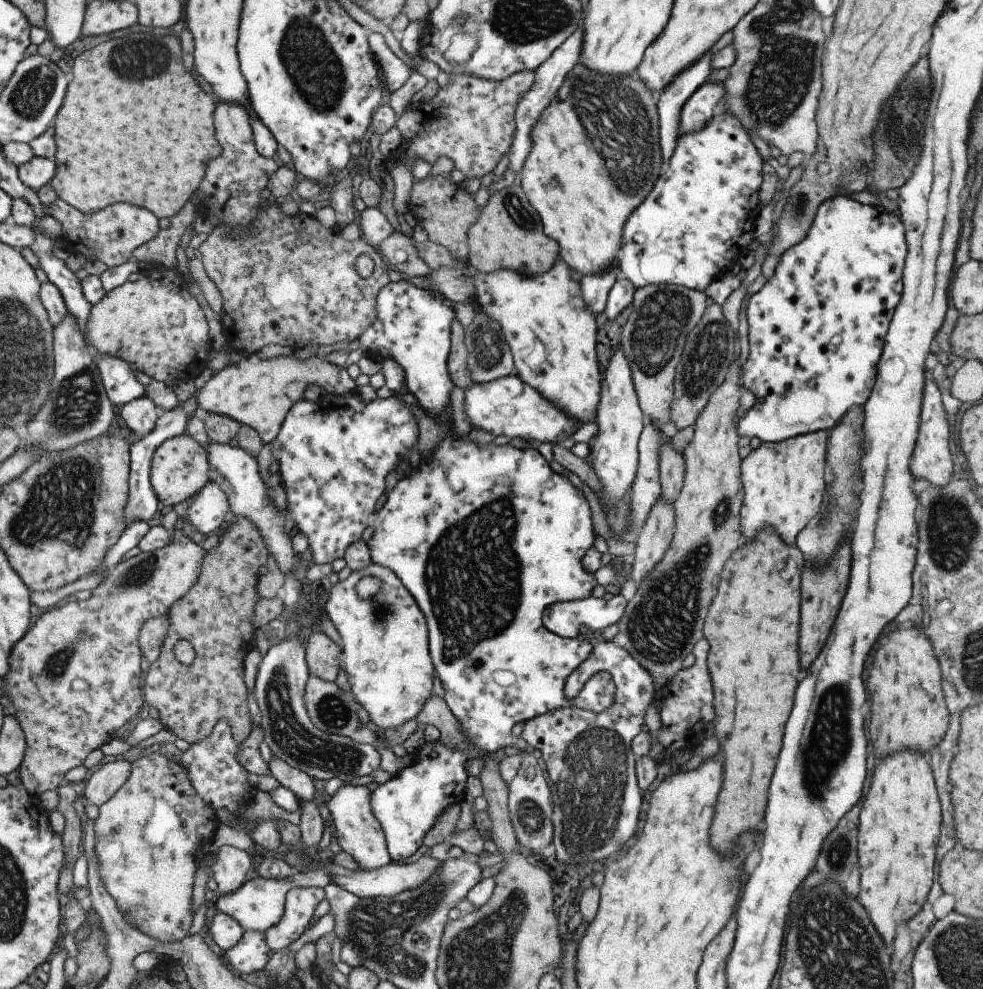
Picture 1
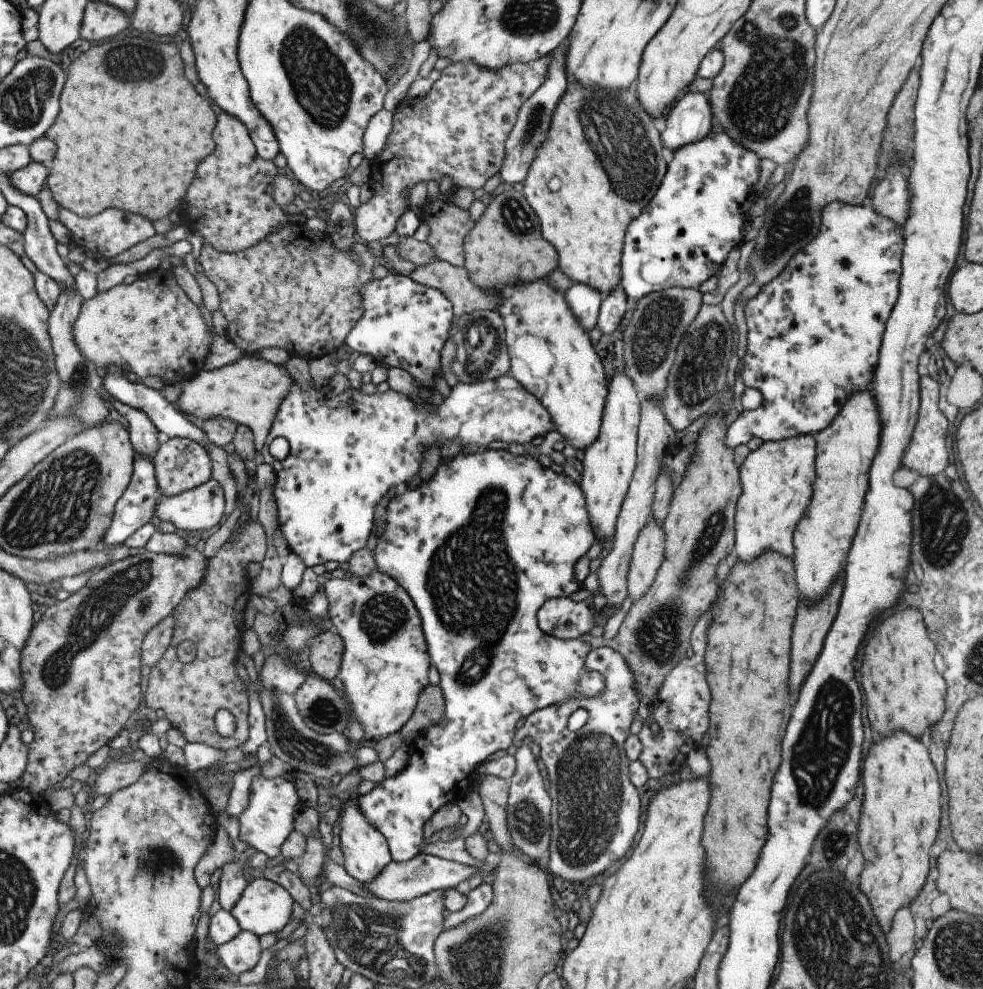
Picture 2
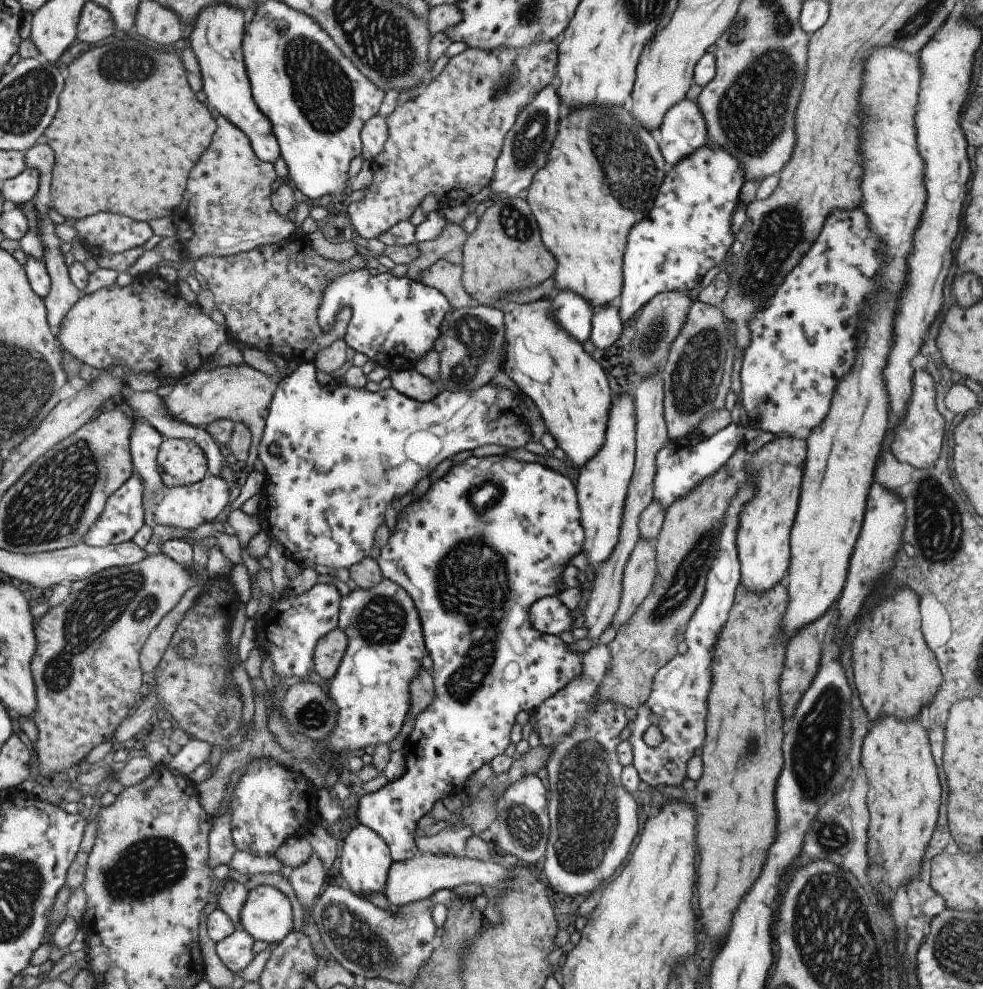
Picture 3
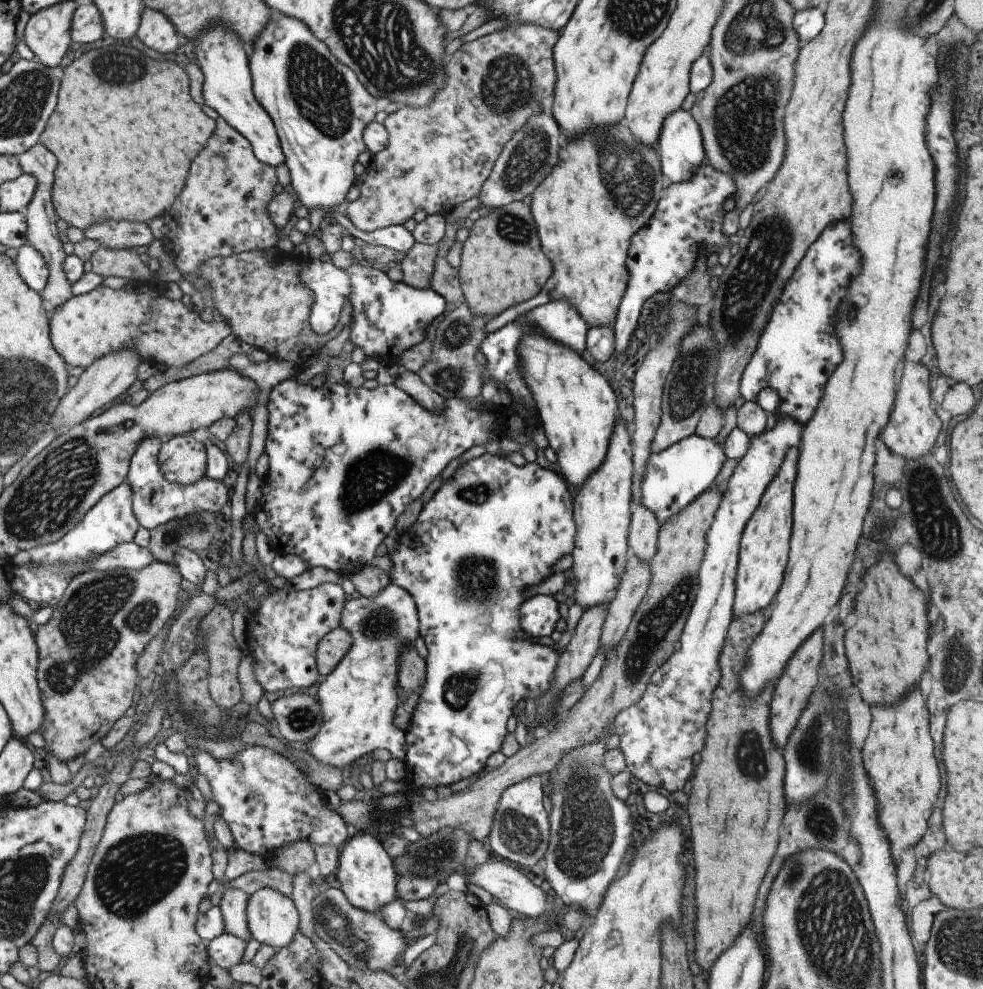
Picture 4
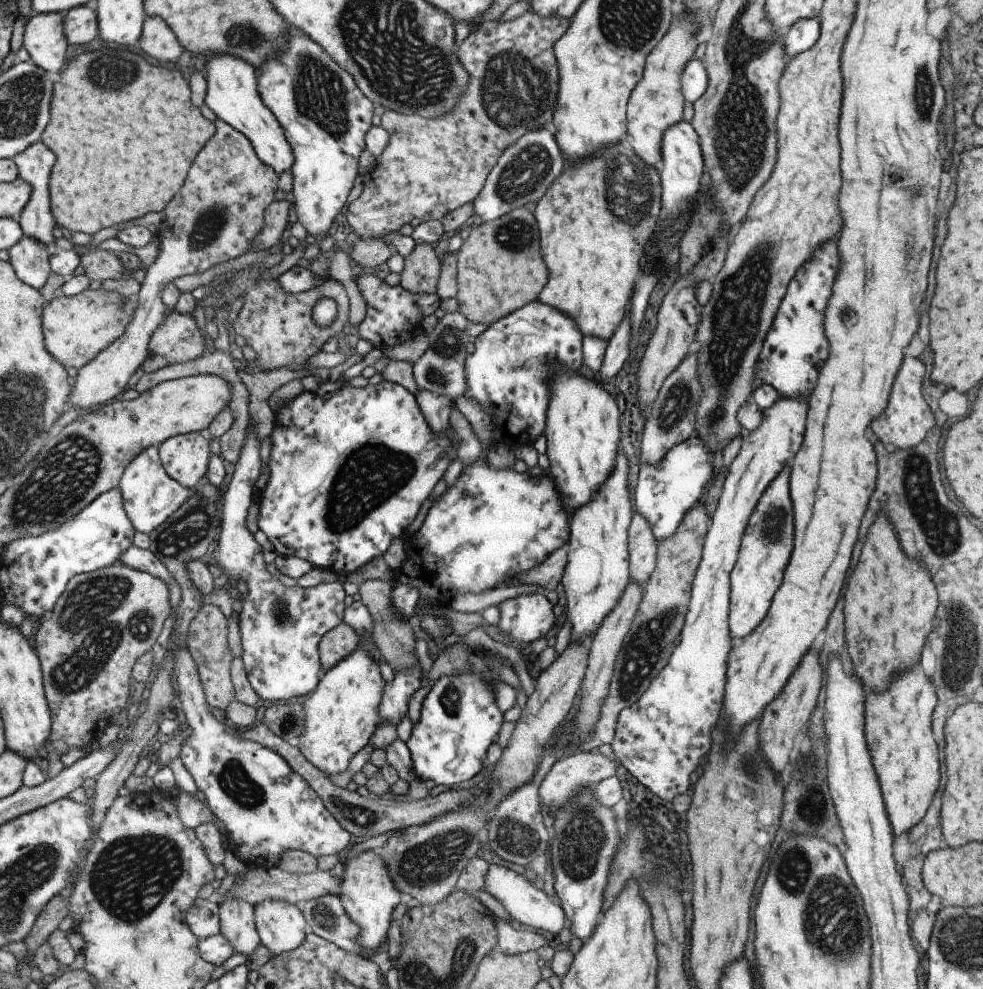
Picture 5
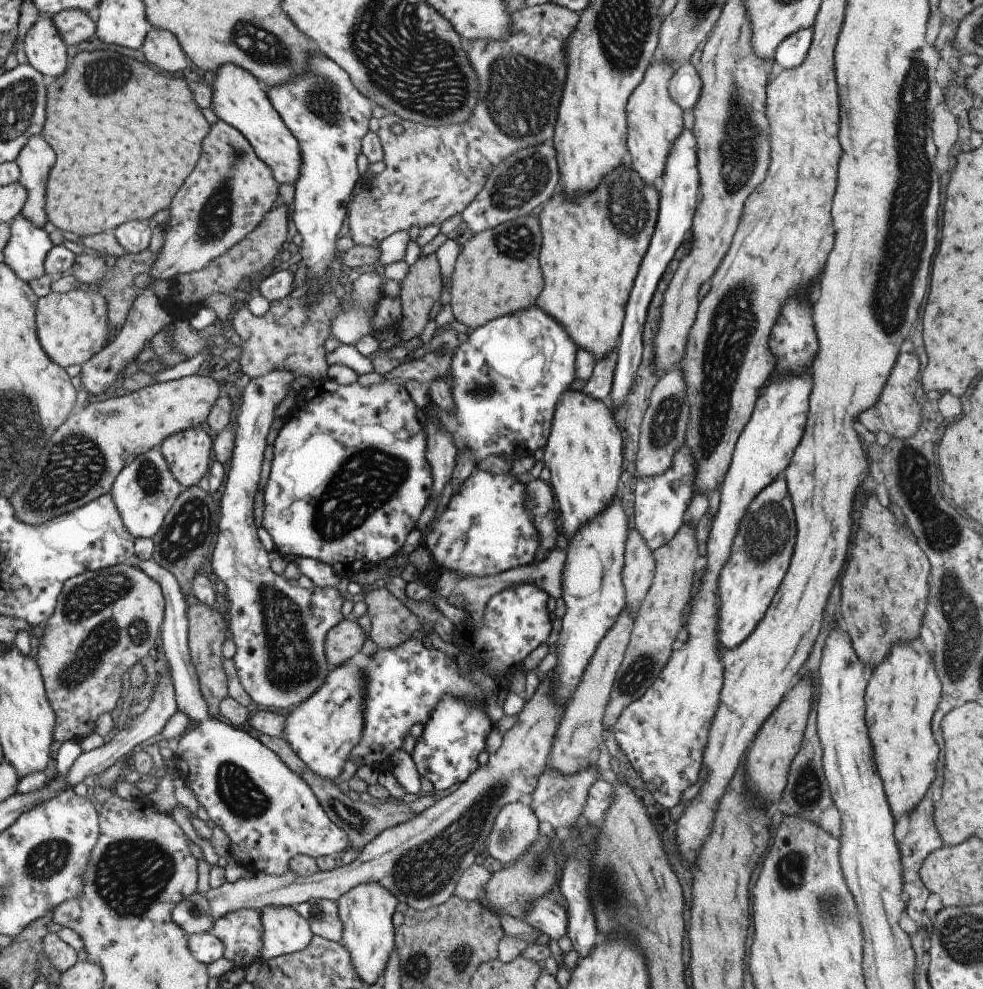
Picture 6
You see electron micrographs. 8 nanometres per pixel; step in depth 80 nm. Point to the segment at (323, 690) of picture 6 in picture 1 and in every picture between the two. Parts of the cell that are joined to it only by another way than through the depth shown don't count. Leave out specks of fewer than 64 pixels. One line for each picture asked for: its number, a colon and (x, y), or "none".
1: (385, 655)
2: (384, 663)
3: (371, 686)
4: (358, 698)
5: (342, 711)

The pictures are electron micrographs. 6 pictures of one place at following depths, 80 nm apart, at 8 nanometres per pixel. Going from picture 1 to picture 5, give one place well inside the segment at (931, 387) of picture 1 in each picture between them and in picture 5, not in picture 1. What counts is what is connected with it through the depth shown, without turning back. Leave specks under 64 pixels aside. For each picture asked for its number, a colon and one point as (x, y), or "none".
2: (925, 453)
3: (917, 441)
4: (911, 430)
5: (905, 422)

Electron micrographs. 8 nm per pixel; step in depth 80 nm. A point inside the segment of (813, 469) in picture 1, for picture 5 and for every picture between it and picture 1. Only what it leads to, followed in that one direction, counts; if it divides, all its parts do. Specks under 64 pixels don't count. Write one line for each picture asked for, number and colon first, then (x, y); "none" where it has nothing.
2: (776, 478)
3: (774, 470)
4: (762, 548)
5: (765, 544)

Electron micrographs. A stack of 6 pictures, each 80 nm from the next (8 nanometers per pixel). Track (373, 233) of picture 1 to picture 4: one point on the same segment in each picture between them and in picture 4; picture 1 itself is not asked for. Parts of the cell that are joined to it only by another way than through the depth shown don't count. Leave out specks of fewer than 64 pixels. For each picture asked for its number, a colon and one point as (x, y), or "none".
2: (458, 128)
3: (445, 141)
4: (437, 156)

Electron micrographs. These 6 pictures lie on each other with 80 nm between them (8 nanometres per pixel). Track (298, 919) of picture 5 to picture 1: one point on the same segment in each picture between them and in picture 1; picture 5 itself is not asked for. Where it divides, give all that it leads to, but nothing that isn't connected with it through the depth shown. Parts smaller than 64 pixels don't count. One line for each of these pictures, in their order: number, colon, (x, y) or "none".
1: (257, 904)
2: (263, 907)
3: (265, 914)
4: (271, 917)

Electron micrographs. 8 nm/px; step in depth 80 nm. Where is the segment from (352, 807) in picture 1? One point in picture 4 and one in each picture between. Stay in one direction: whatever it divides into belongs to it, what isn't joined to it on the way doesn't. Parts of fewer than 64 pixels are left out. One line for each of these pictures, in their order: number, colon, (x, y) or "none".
2: (364, 849)
3: (363, 863)
4: (365, 873)

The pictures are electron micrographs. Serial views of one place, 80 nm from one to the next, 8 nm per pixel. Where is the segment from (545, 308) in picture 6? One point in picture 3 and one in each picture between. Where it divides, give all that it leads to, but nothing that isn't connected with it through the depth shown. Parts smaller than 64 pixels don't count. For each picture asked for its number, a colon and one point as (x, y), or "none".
3: (584, 205)
4: (604, 185)
5: (593, 219)

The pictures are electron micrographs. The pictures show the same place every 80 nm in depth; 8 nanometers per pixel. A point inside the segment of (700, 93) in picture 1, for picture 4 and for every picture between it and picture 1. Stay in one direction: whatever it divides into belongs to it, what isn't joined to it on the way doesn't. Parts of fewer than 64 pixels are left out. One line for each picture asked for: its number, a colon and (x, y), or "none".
2: (690, 118)
3: (682, 129)
4: (679, 146)

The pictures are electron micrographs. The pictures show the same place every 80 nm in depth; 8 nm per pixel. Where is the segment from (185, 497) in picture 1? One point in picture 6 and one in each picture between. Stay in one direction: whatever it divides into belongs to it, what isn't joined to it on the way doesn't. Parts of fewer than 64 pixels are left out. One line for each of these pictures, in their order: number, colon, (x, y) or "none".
2: (180, 464)
3: (180, 462)
4: (182, 459)
5: (184, 457)
6: (186, 454)

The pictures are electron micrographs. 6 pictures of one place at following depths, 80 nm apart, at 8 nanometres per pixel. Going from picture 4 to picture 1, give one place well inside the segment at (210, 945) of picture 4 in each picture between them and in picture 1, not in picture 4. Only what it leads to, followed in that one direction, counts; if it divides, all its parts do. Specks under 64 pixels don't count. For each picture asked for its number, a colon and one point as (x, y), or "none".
1: (249, 955)
2: (241, 953)
3: (235, 951)

